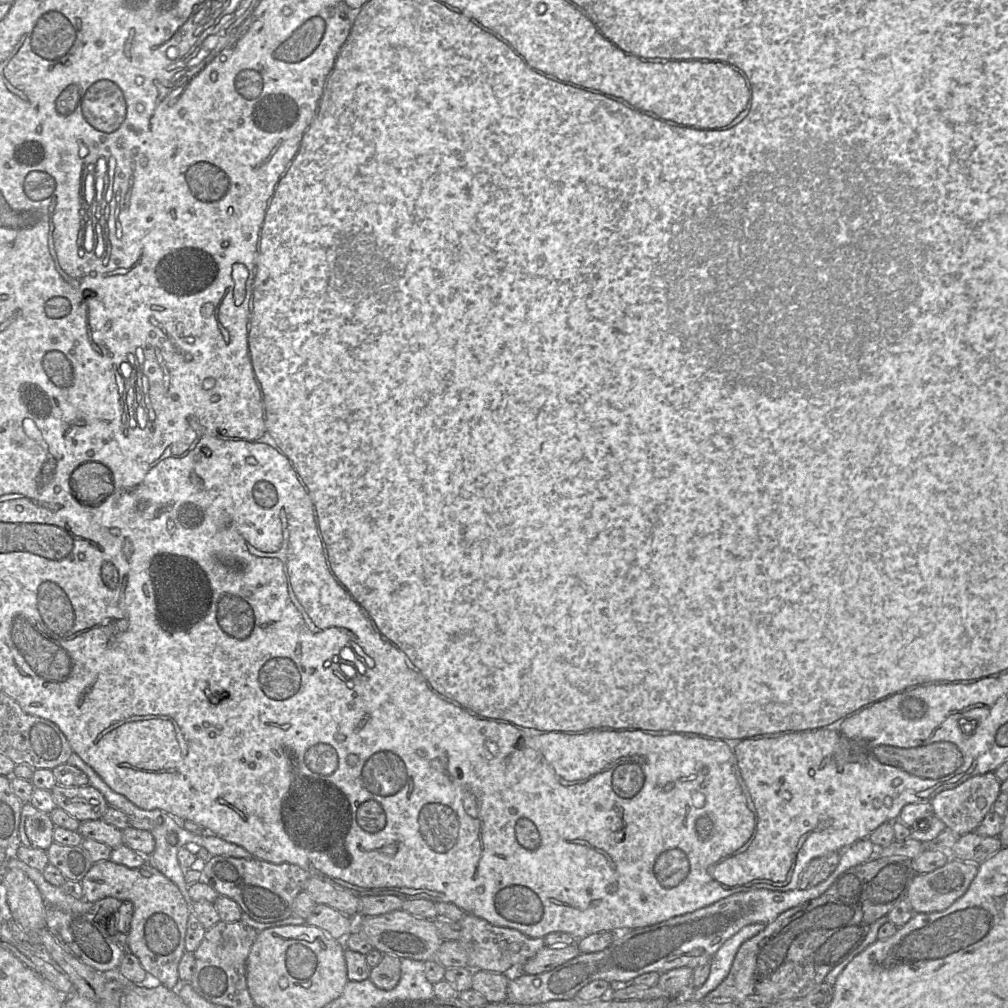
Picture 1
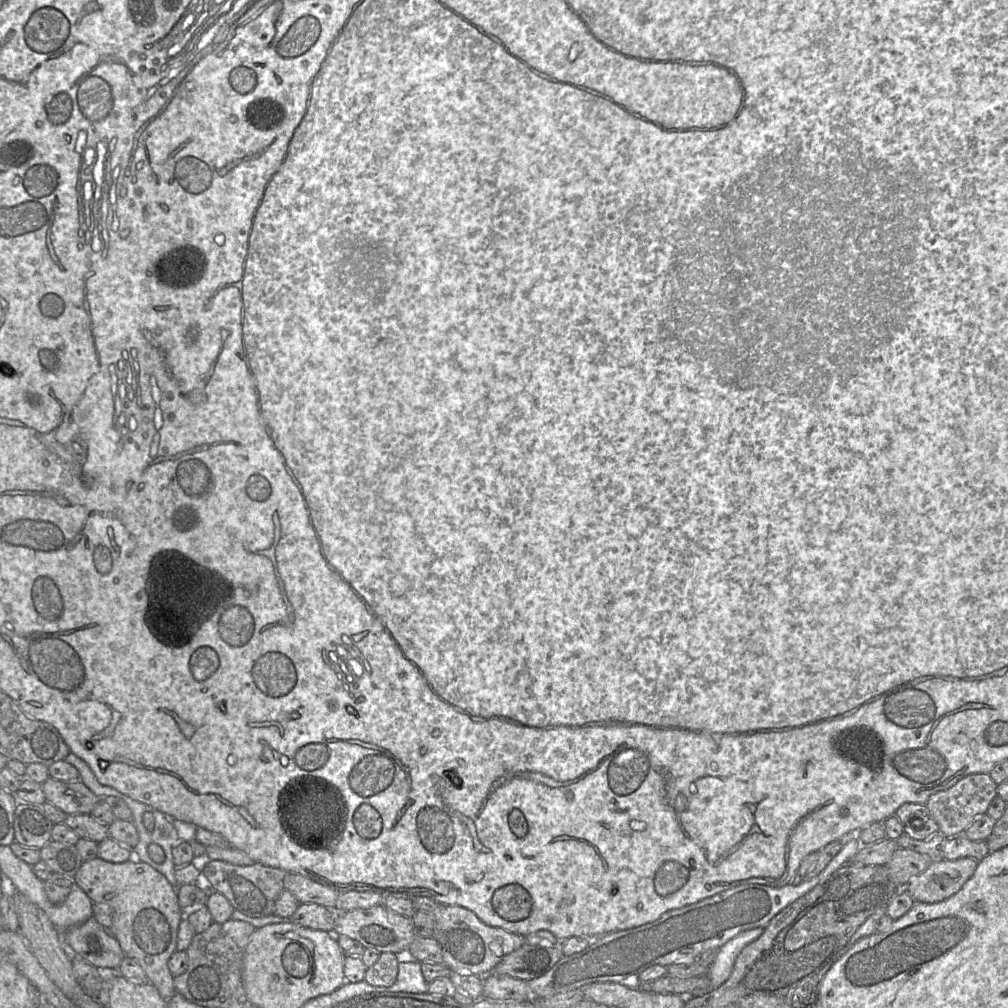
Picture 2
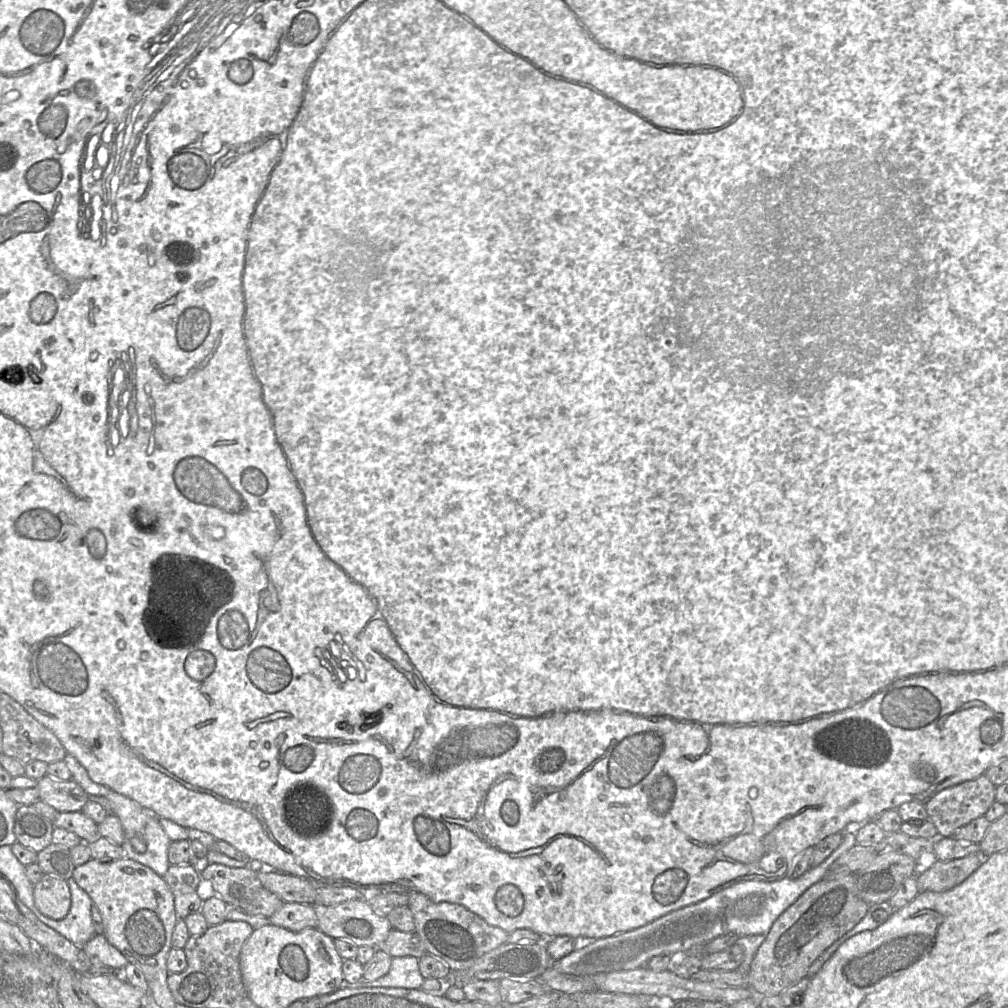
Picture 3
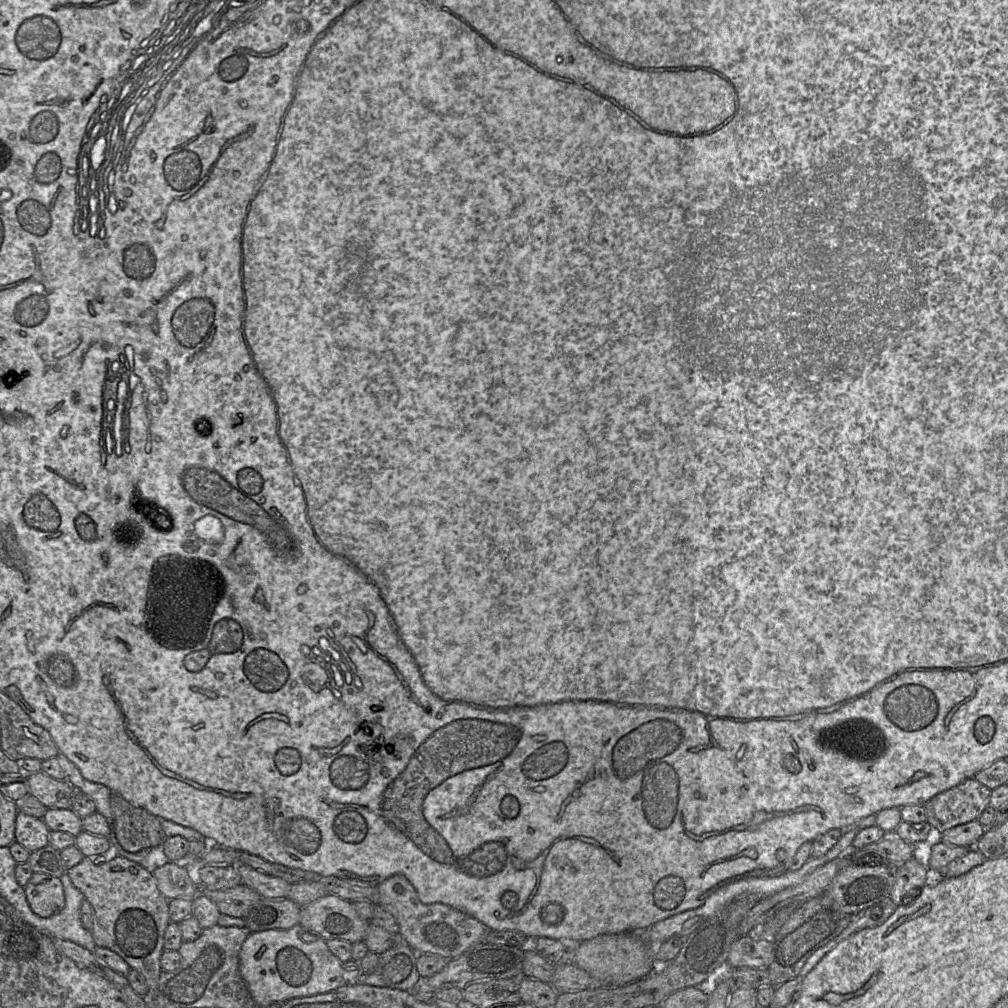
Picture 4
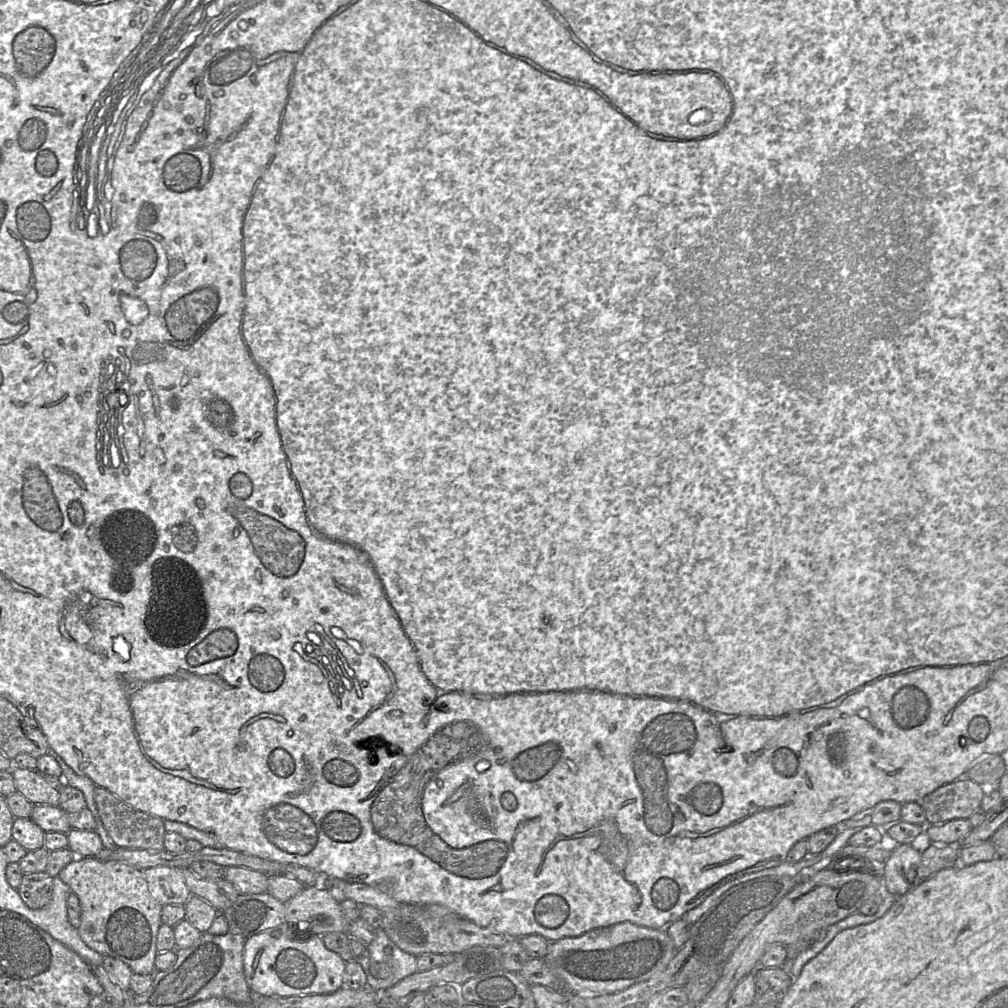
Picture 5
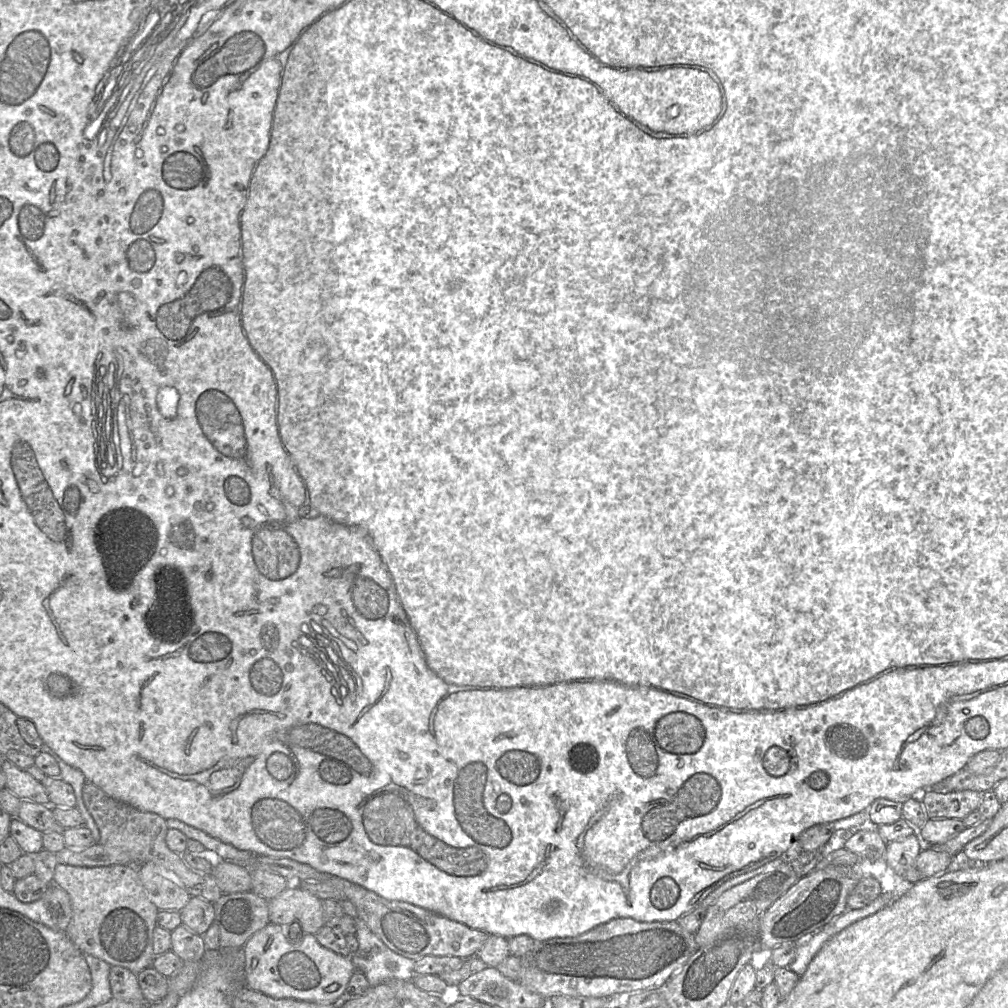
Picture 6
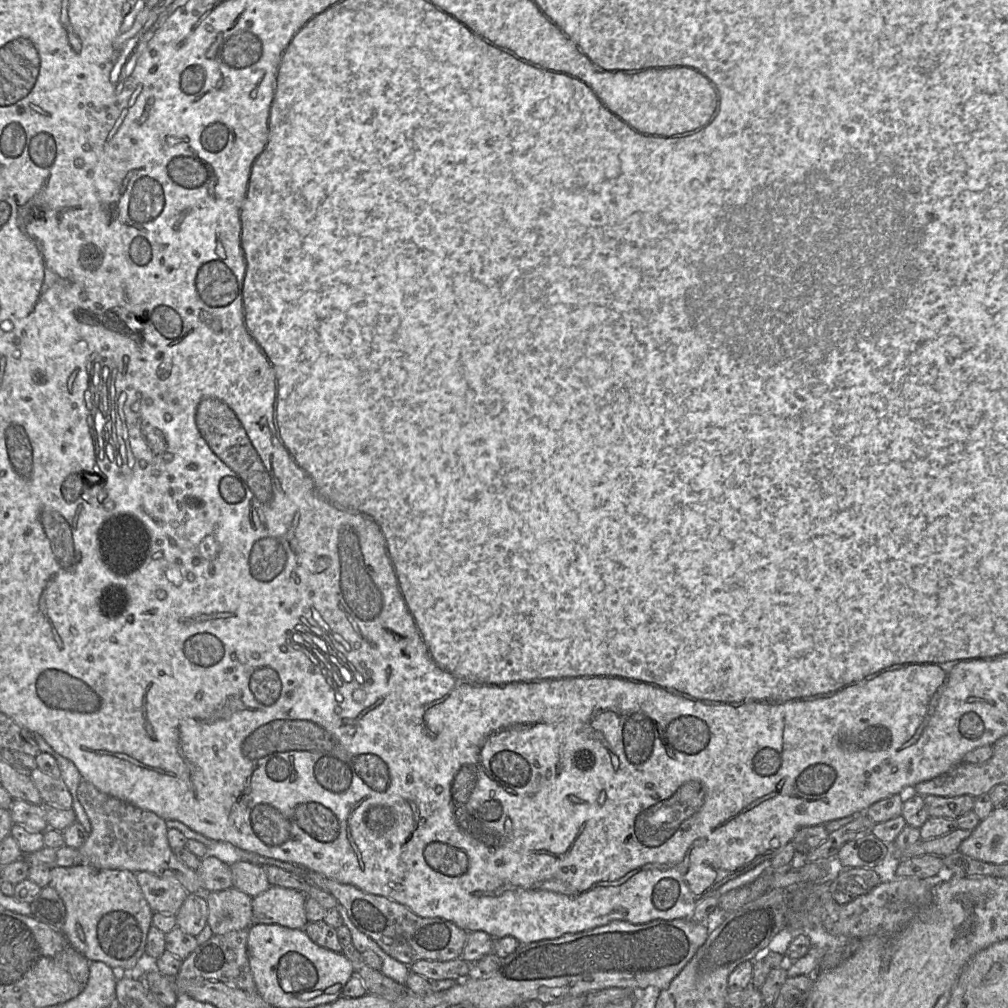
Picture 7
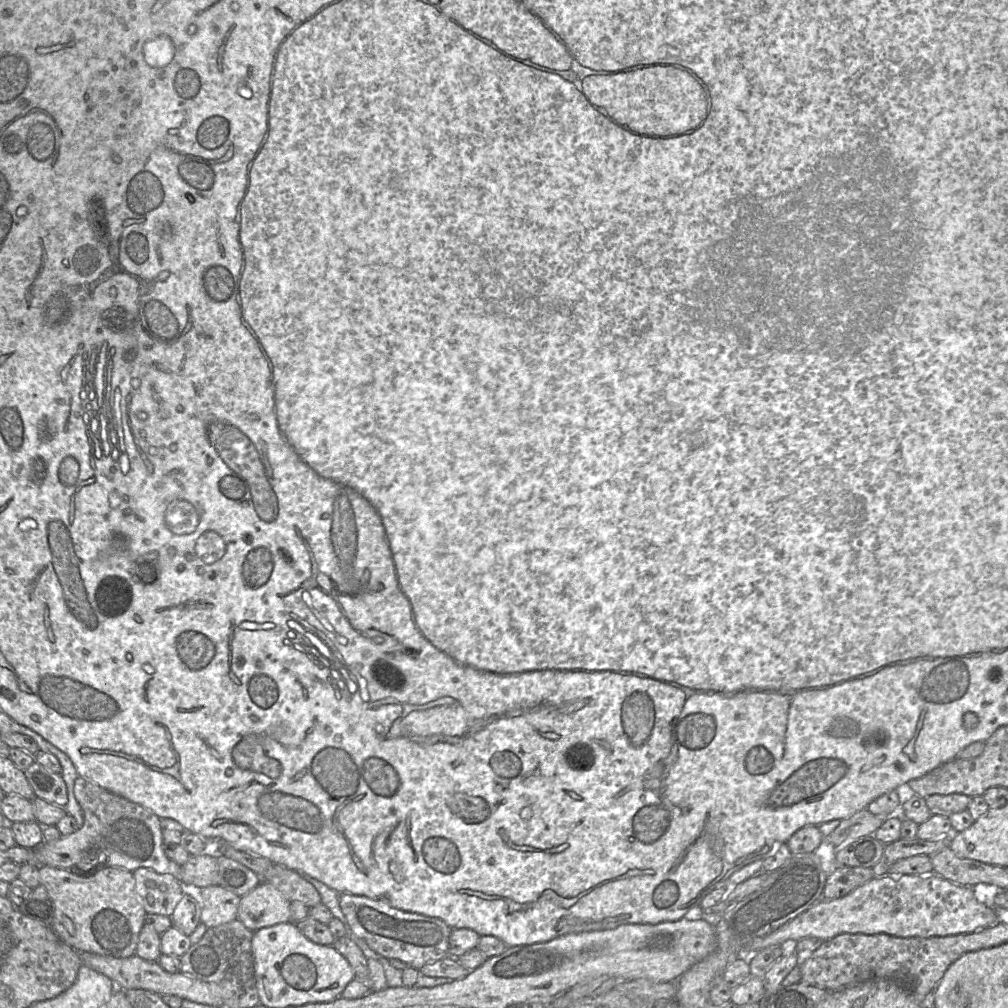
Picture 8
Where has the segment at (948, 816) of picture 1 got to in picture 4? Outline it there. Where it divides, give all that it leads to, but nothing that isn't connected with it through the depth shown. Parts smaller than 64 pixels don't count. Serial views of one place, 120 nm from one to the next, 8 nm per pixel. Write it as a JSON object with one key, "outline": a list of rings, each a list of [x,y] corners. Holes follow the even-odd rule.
{"outline":[[[974,778],[964,780],[924,804],[926,821],[940,833],[976,820],[989,805],[991,790]]]}

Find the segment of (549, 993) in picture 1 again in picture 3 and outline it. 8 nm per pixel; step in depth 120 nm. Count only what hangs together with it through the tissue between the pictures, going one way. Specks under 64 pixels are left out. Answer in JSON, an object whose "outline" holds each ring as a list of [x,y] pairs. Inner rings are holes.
{"outline":[[[847,829],[843,841],[820,865],[809,868],[796,879],[784,877],[776,881],[747,880],[723,889],[695,904],[672,911],[640,928],[600,938],[589,945],[580,945],[571,954],[552,962],[560,973],[582,978],[615,971],[629,971],[643,966],[655,956],[678,957],[691,948],[707,944],[717,937],[735,934],[743,952],[741,973],[748,974],[750,964],[775,920],[808,888],[819,882],[843,853],[857,844],[856,831]]]}

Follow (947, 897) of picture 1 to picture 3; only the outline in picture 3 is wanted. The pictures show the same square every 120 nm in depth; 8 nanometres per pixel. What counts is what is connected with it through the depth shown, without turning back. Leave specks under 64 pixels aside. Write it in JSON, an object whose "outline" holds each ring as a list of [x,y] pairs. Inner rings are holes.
{"outline":[[[970,854],[949,861],[936,861],[929,869],[916,875],[920,892],[944,892],[965,881],[982,864],[980,854]]]}

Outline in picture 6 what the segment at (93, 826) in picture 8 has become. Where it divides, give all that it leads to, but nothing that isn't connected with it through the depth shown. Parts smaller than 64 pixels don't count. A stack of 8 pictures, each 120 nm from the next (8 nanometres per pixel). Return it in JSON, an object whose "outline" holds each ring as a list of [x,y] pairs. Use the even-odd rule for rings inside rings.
{"outline":[[[86,781],[82,791],[84,804],[100,832],[99,844],[121,848],[134,859],[134,865],[146,862],[159,865],[166,871],[169,879],[183,887],[191,897],[200,897],[215,903],[222,896],[223,893],[211,874],[193,871],[183,862],[181,855],[168,848],[165,841],[168,827],[163,817],[116,801],[91,782]]]}

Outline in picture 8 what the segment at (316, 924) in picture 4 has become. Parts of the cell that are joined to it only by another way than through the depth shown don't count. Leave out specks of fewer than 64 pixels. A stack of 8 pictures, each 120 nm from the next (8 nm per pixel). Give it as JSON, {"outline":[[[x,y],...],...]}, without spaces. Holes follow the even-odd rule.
{"outline":[[[261,882],[240,898],[237,919],[252,932],[291,922],[290,903],[274,886]]]}

